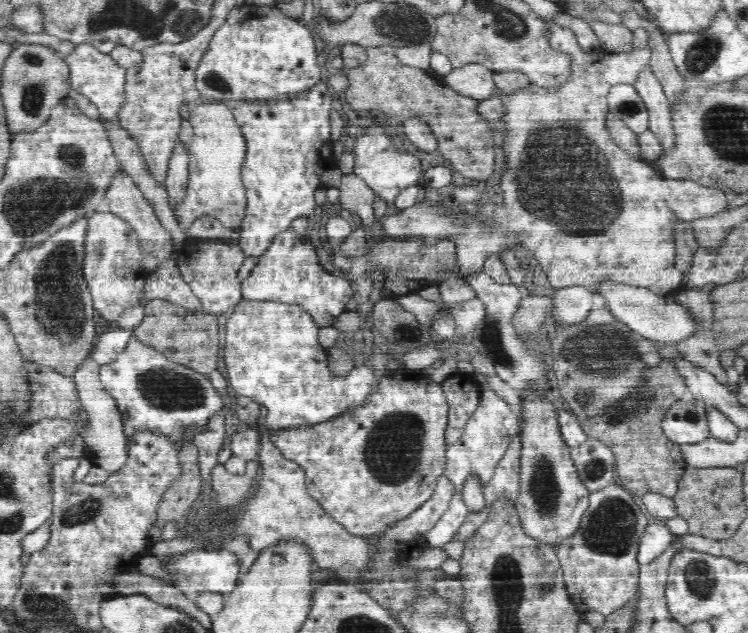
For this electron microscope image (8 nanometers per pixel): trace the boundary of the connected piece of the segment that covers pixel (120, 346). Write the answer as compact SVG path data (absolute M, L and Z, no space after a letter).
M112 328L104 332L96 339L91 359L100 366L114 362L132 337L133 331L130 328Z

